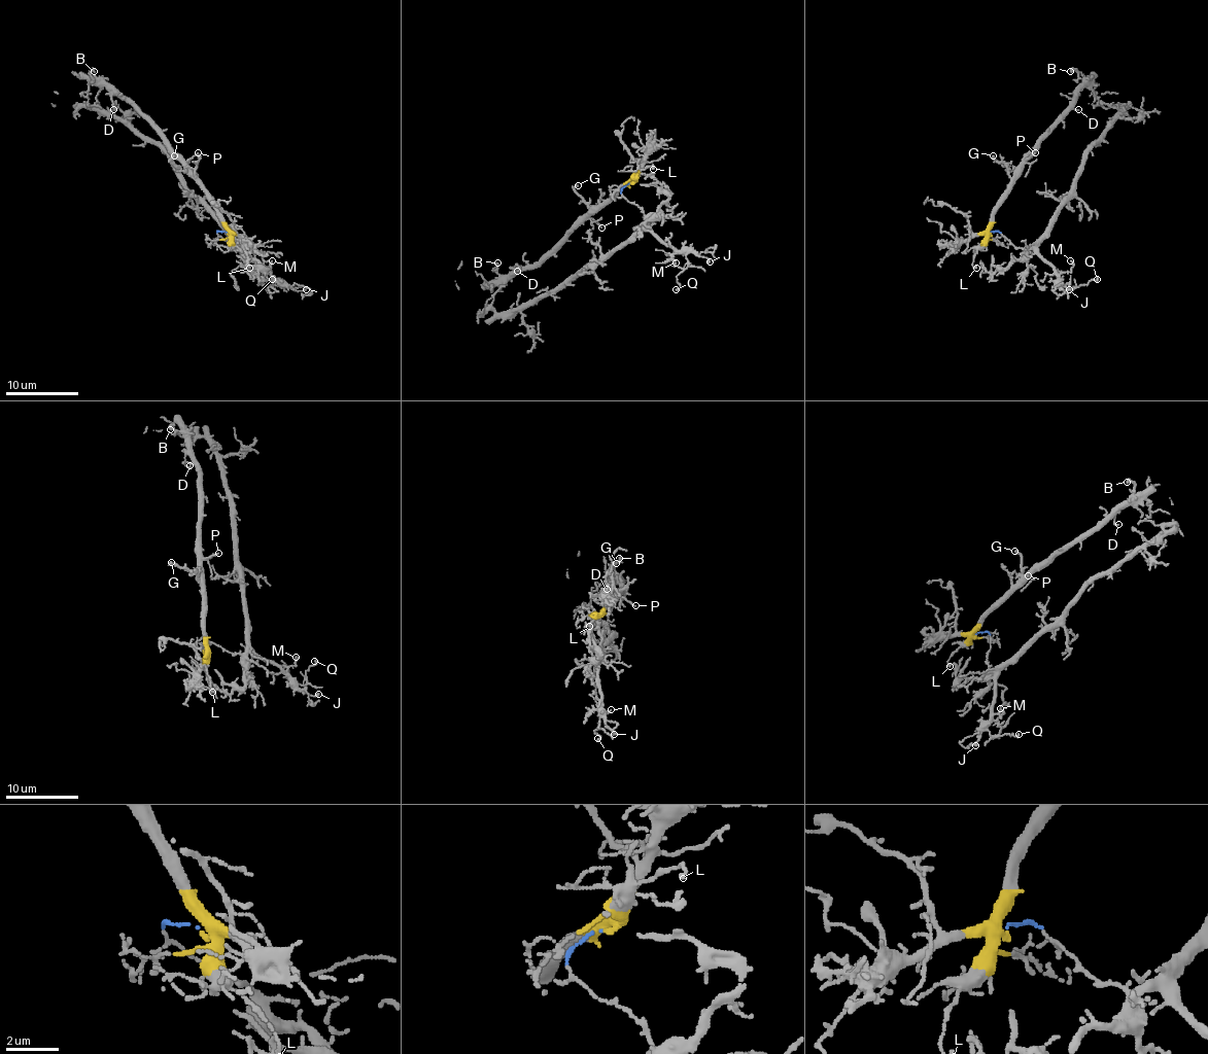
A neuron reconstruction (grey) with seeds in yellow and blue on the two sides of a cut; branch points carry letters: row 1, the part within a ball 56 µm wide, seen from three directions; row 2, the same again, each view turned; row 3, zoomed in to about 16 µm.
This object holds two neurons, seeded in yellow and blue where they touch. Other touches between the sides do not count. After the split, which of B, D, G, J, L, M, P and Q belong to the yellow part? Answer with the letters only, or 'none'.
B, D, G, L, P

